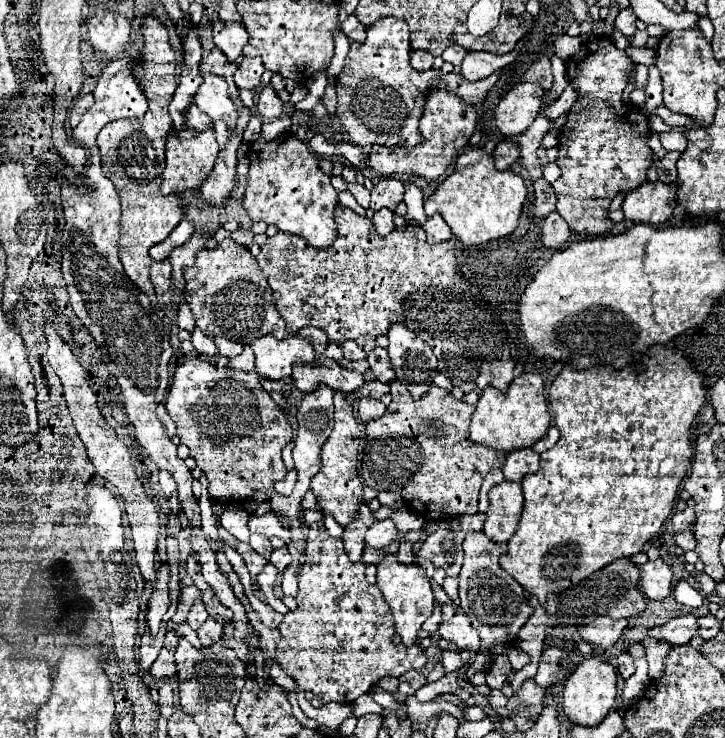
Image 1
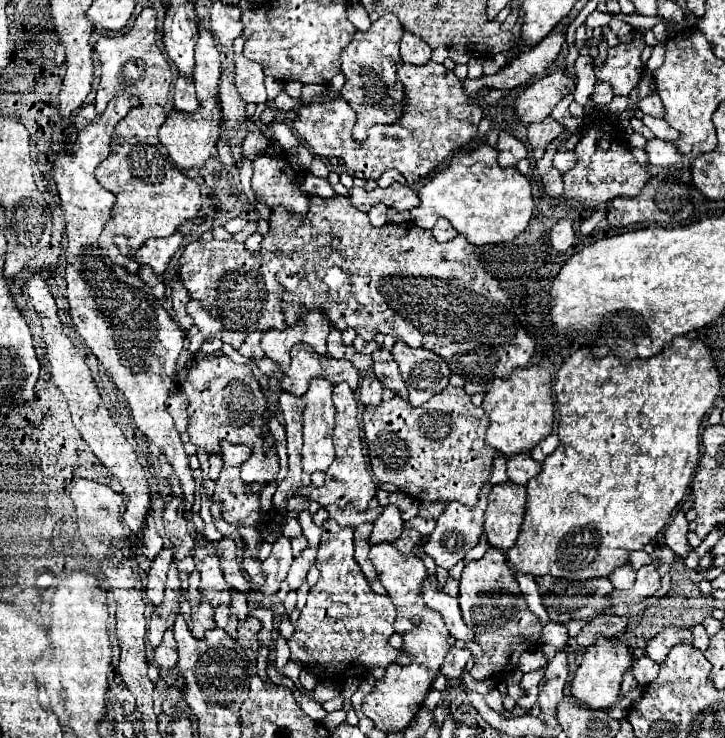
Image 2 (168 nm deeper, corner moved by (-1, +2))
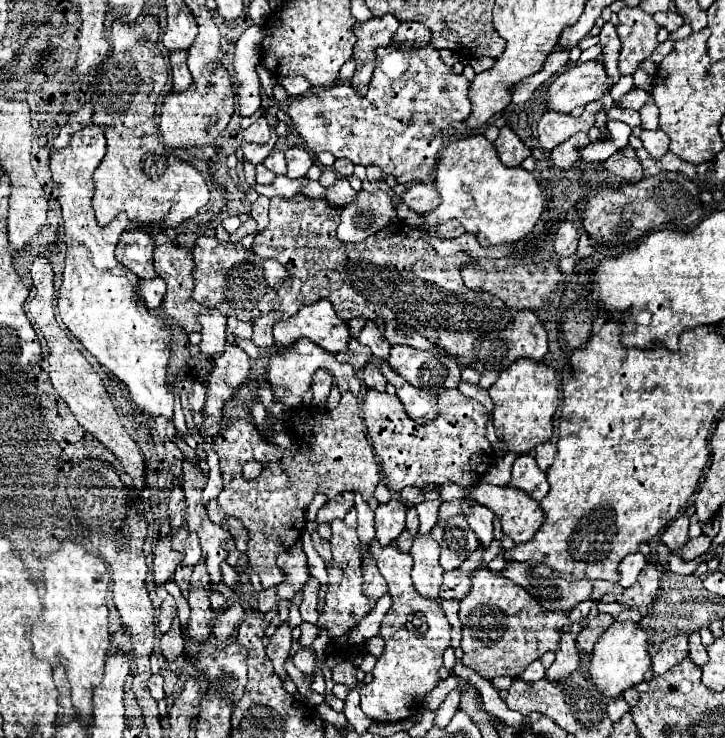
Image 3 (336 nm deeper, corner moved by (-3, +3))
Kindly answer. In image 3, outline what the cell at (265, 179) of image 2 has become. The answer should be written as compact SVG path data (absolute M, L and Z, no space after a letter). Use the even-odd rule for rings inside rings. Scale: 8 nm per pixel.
M258 163L256 165L256 181L260 183L260 185L270 185L272 181L274 181L274 173L270 171L270 169L266 169L262 163Z

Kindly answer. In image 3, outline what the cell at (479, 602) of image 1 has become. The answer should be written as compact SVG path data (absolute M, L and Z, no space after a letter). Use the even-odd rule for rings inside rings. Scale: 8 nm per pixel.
M480 567L472 575L470 593L460 601L462 623L462 663L476 667L484 679L496 675L518 677L532 661L546 651L558 649L558 629L570 625L568 615L560 611L546 611L540 603L528 597L526 589L508 581L508 577Z

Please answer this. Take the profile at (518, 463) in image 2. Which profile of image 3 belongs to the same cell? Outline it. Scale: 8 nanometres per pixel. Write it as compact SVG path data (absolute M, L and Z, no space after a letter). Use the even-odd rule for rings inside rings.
M522 455L512 465L512 487L524 489L532 499L540 501L548 493L548 479L546 473L540 471L536 459L532 455Z

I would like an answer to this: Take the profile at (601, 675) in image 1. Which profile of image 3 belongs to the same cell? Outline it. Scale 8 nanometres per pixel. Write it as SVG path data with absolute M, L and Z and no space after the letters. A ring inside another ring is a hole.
M616 621L610 625L596 641L590 661L590 681L600 689L608 699L620 697L622 691L638 685L644 679L644 673L650 669L650 653L646 651L646 633L638 623Z

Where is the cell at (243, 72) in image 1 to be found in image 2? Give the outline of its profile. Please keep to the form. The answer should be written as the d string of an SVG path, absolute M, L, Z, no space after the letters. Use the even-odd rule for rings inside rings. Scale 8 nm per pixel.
M238 36L234 40L234 84L238 88L238 94L244 102L252 102L252 104L258 104L258 102L266 102L268 96L266 96L266 90L264 90L264 72L262 68L248 60L244 54L242 54L242 48L244 48L244 42L246 38L244 36Z

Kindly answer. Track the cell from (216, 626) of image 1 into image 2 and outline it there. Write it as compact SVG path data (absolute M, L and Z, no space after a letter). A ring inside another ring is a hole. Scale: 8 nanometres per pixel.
M202 600L200 606L192 612L188 628L190 628L192 636L196 636L198 639L204 638L206 630L216 628L216 624L214 624L214 608L208 602Z

